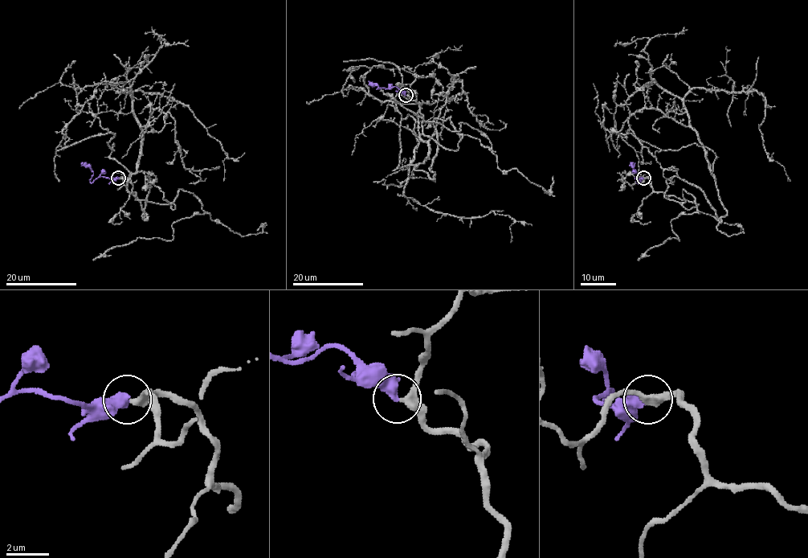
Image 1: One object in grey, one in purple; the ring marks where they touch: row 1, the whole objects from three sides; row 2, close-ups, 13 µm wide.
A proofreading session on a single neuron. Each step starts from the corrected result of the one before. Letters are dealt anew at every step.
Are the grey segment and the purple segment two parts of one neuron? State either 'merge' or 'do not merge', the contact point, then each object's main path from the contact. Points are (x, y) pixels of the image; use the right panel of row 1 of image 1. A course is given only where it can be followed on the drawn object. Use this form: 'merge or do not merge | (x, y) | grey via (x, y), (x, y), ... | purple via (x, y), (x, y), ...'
merge | (643, 178) | grey via (643, 178), (689, 209), (664, 197), (678, 176), (723, 217), (684, 96), (705, 88), (765, 96), (790, 181) | purple via (643, 178), (634, 178), (637, 176), (636, 182), (636, 172), (629, 166)

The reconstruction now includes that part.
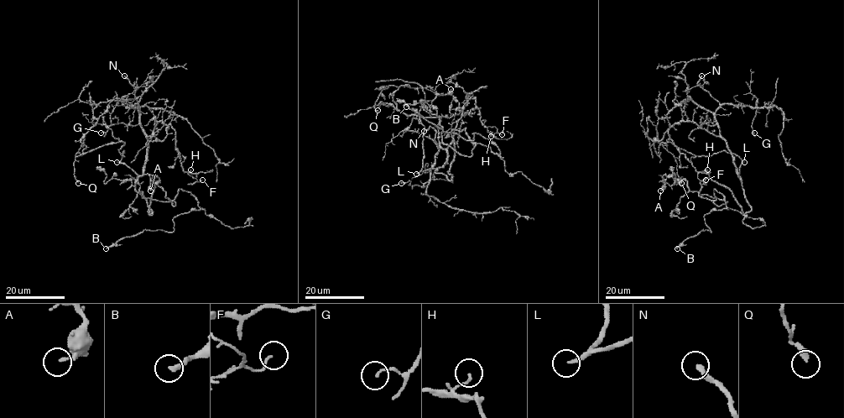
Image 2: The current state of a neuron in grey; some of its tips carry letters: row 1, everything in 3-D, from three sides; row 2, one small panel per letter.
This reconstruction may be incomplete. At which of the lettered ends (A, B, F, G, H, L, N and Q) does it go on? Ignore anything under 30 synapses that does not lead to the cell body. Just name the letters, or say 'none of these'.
B, L, N

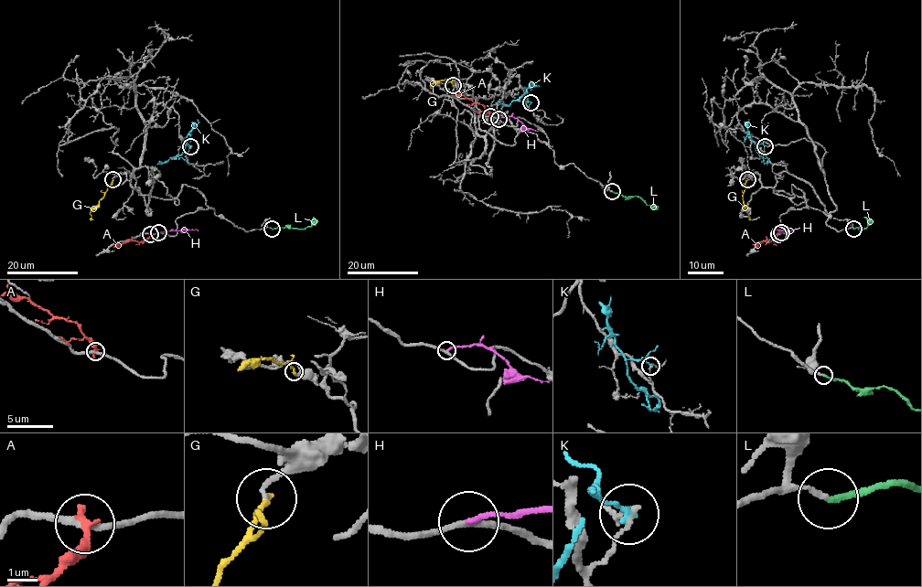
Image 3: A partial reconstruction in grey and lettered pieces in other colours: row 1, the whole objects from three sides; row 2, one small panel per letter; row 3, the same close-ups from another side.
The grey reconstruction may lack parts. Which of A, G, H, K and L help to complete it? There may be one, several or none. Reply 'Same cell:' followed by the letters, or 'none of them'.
Same cell: L

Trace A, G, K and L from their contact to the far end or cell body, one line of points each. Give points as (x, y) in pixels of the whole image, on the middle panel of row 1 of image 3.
A: (490, 116), (483, 106), (454, 93)
G: (453, 85), (444, 80), (434, 81), (431, 88)
K: (531, 102), (526, 92), (509, 105), (502, 104), (500, 99)
L: (612, 191), (627, 197), (638, 196), (648, 205), (653, 206), (653, 201)

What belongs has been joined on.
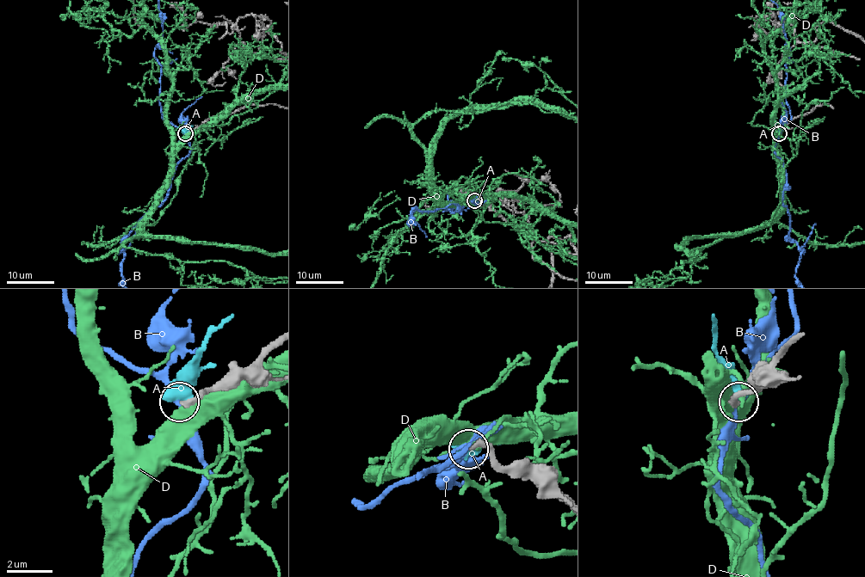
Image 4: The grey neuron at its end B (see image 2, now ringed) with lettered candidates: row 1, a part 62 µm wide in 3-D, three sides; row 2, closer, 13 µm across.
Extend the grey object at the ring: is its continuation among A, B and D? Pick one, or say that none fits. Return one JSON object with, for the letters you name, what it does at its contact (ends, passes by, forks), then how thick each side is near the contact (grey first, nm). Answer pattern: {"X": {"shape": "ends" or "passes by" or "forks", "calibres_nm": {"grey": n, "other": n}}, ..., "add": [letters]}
{"add": []}

